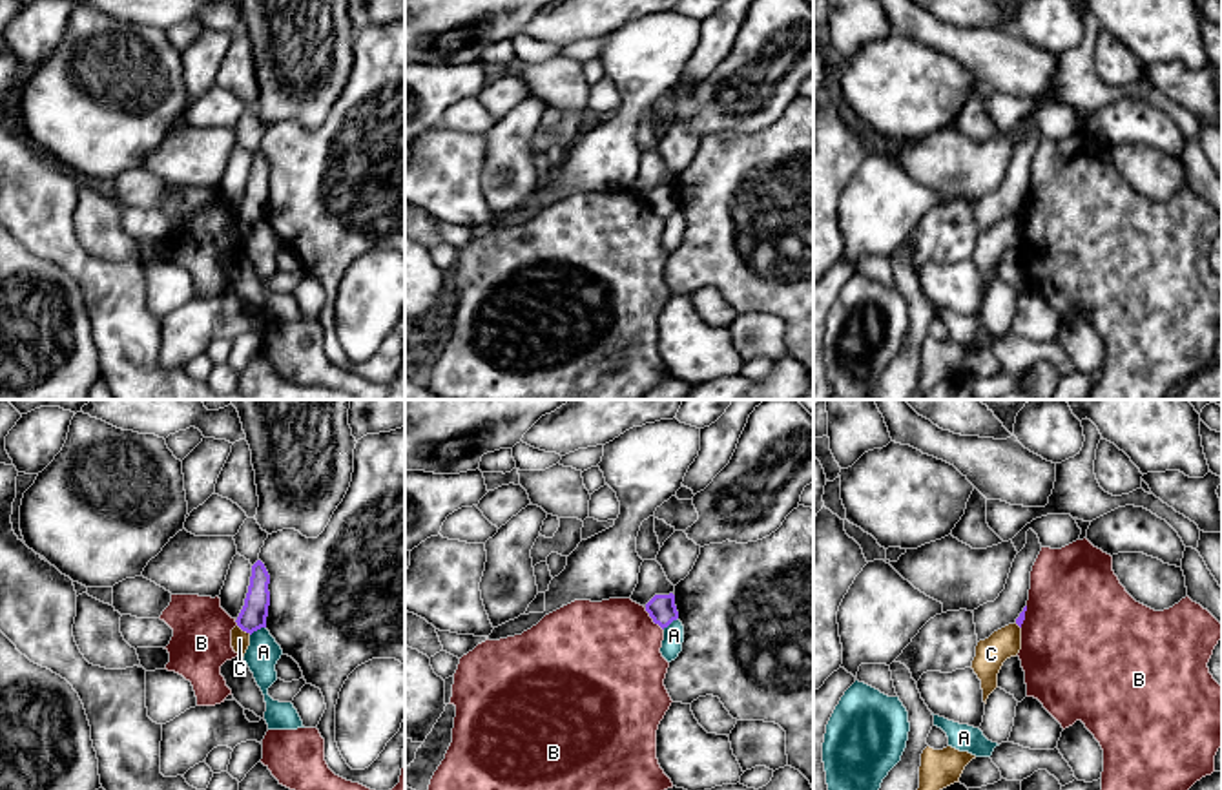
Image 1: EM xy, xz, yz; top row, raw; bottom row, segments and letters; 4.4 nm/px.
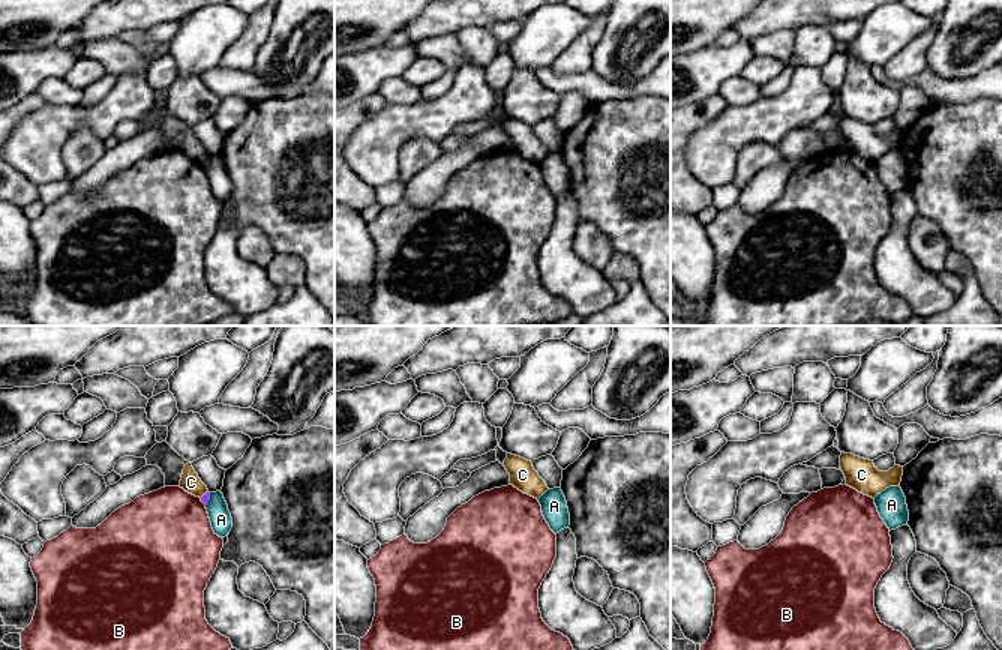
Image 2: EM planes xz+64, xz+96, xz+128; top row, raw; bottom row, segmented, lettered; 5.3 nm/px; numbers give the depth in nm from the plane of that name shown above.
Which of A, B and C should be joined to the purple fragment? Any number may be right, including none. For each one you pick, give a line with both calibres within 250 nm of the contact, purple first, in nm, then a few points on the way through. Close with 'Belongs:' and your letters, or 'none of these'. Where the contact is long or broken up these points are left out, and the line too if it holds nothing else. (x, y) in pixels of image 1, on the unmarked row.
Belongs: none of these

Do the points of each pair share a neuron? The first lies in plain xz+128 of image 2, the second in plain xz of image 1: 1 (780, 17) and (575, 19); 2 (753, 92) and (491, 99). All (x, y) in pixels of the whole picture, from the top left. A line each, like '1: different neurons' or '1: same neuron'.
1: same neuron
2: different neurons

